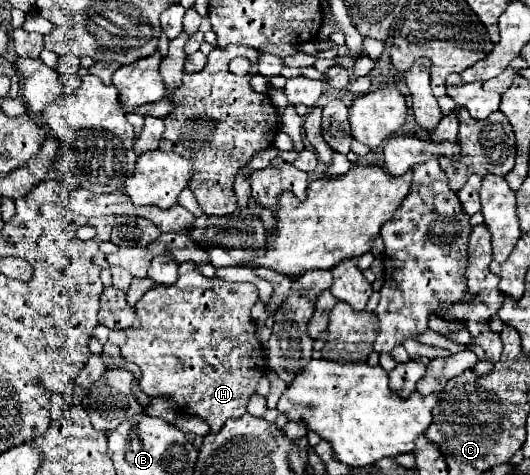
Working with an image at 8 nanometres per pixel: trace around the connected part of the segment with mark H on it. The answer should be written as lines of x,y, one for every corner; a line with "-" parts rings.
194,264
178,266
178,280
170,288
154,286
136,302
136,320
126,330
126,342
120,346
120,356
126,362
134,362
142,370
140,388
144,394
156,398
166,396
178,404
180,412
196,414
208,422
210,432
220,432
228,418
240,418
246,414
246,404
256,392
258,380
266,374
266,360
262,344
254,336
252,308
252,284
224,284
218,290
218,282
206,280
200,284
202,274

